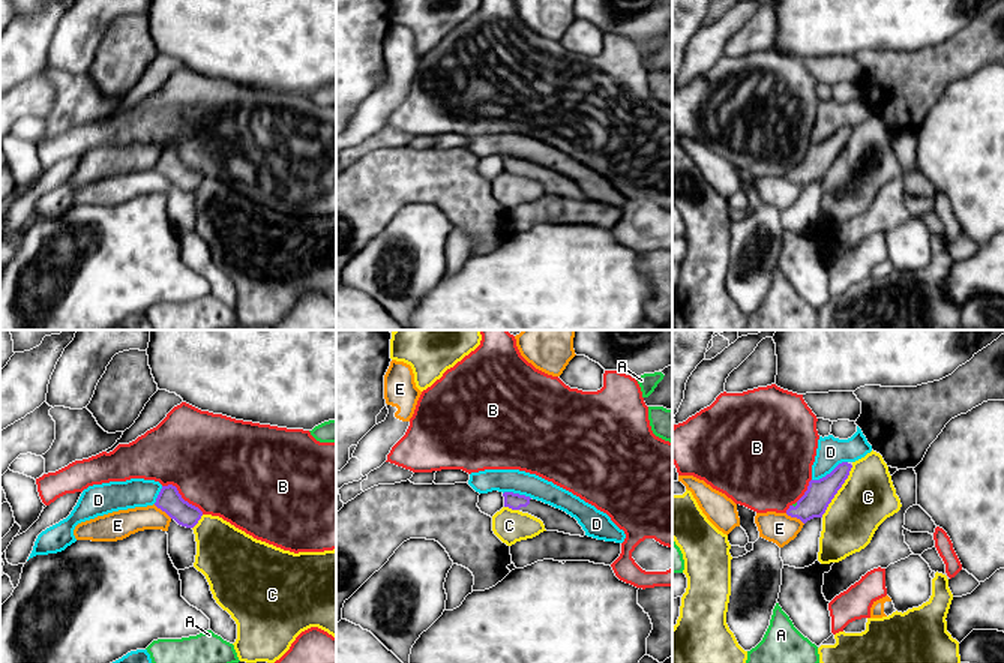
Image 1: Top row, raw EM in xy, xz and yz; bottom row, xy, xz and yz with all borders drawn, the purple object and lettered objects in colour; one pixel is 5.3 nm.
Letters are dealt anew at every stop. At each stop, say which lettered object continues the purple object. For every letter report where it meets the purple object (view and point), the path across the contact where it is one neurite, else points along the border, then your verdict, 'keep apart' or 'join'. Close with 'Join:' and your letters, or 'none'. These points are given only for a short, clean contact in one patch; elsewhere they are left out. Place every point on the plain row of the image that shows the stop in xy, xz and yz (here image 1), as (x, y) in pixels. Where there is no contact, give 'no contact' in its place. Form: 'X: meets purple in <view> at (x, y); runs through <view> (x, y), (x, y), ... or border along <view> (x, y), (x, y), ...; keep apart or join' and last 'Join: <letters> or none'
A: meets purple in yz at (793, 170); runs through yz (814, 167), (809, 170), (793, 170), (796, 167); join
B: meets purple in xy at (180, 161); border along xy (162, 149), (173, 149), (185, 164), (203, 177); keep apart
C: meets purple in yz at (838, 153); keep apart
D: meets purple in yz at (830, 137); keep apart
E: meets purple in yz at (794, 180); border along yz (785, 177), (803, 188); keep apart
Join: A

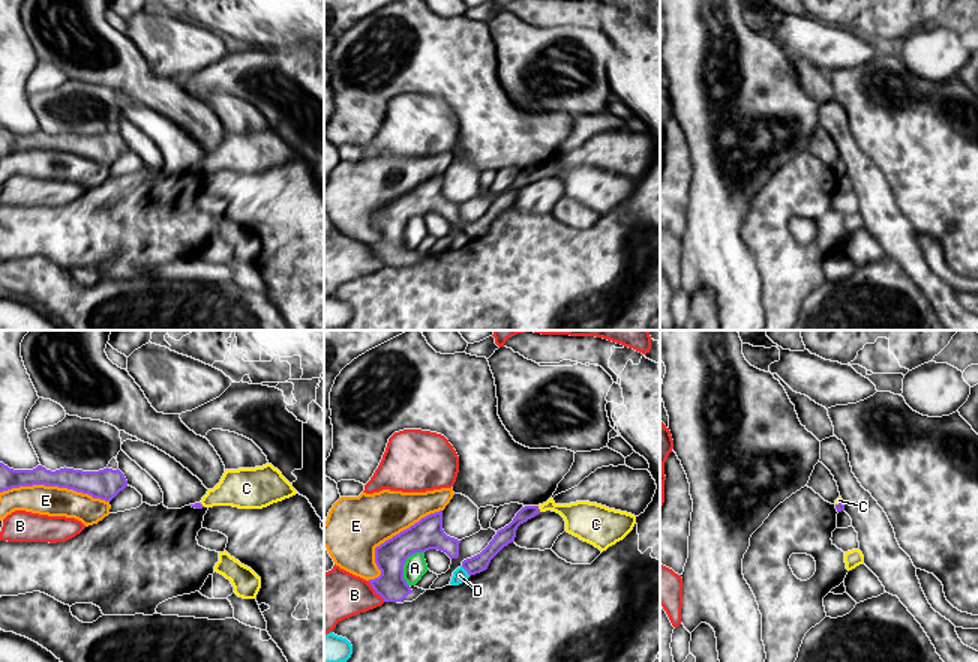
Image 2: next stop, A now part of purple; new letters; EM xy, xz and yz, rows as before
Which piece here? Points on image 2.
A: meets purple in xz at (404, 227); keep apart
B: meets purple in xz at (375, 255); keep apart
C: meets purple in xz at (539, 173); border along xz (537, 170), (540, 174); keep apart
D: meets purple in xz at (465, 233); keep apart
E: meets purple in xy at (54, 149); keep apart
Join: none

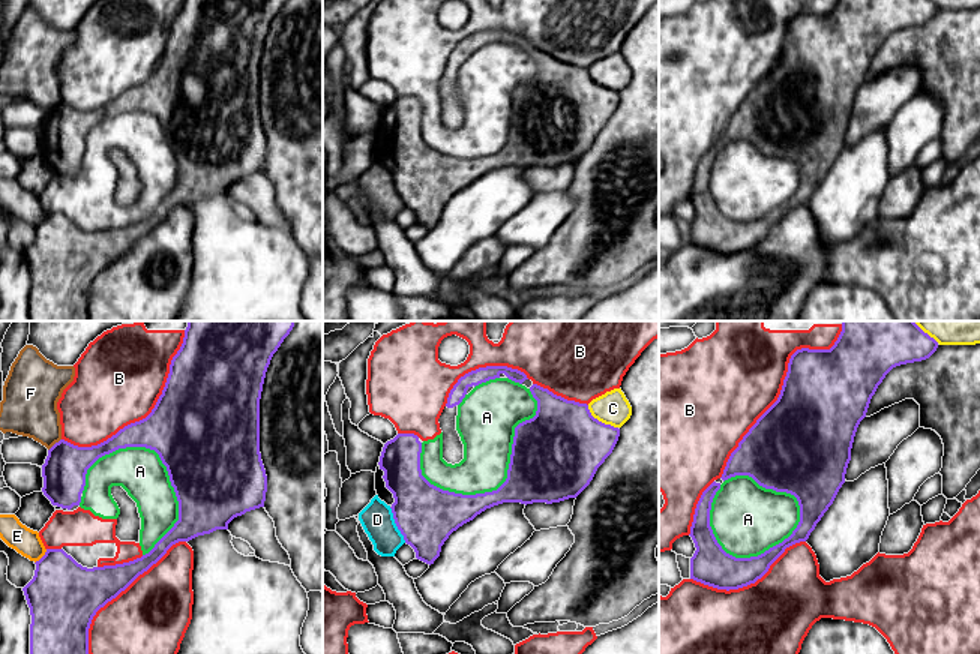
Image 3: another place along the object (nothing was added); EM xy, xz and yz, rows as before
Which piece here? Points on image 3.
A: meets purple in yz at (758, 219); keep apart
B: meets purple in yz at (781, 56); keep apart
C: meets purple in xz at (601, 86); keep apart
D: meets purple in xz at (396, 189); border along xz (389, 171), (393, 186), (405, 206); keep apart
E: meets purple in xy at (42, 221); keep apart
F: meets purple in xy at (54, 108); keep apart
Join: none

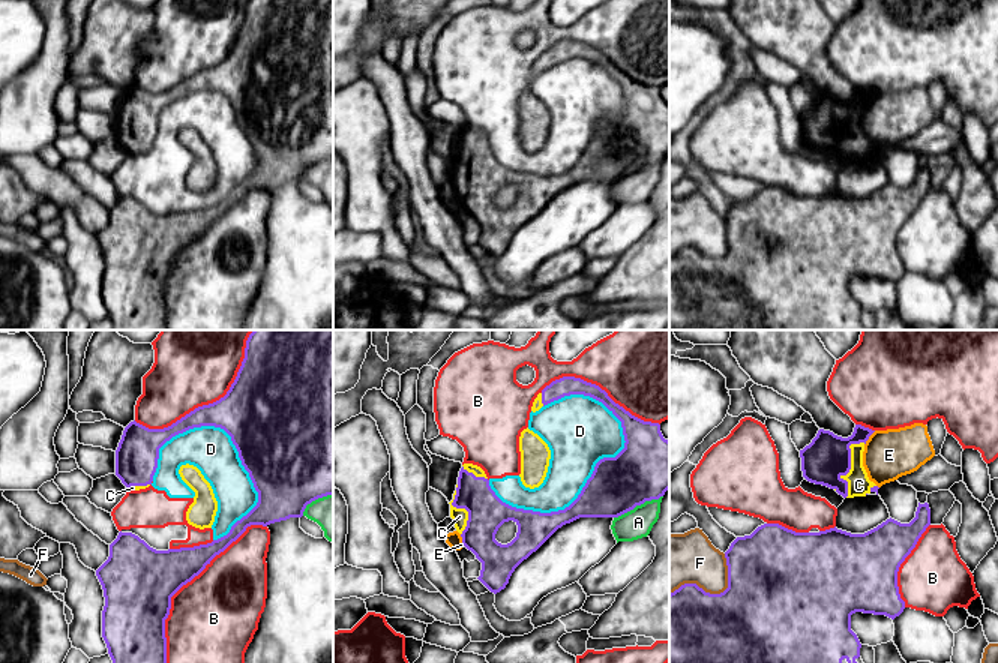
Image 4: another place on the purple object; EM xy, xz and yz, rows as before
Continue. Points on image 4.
A: meets purple in xz at (638, 168); keep apart
B: meets purple in xy at (185, 248); keep apart
C: meets purple in yz at (850, 129); join
D: meets purple in xz at (575, 164); keep apart
E: meets purple in yz at (868, 102); border along yz (875, 95), (865, 108); keep apart
F: meets purple in yz at (715, 258); keep apart
Join: C

